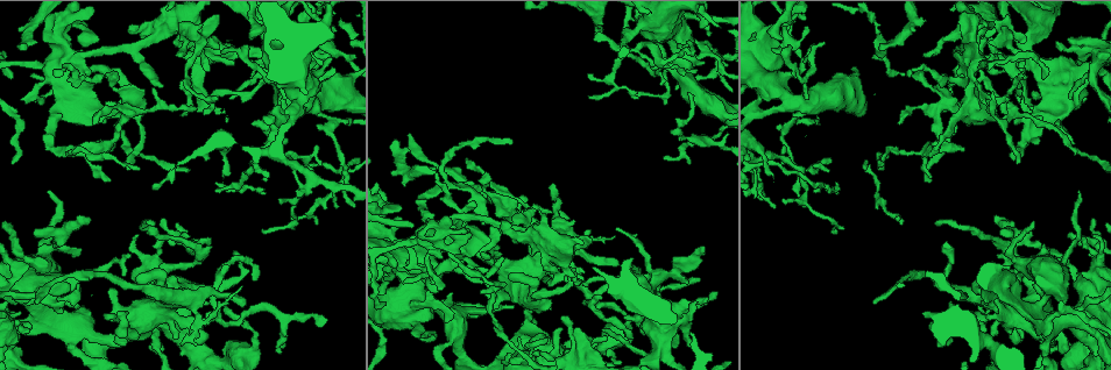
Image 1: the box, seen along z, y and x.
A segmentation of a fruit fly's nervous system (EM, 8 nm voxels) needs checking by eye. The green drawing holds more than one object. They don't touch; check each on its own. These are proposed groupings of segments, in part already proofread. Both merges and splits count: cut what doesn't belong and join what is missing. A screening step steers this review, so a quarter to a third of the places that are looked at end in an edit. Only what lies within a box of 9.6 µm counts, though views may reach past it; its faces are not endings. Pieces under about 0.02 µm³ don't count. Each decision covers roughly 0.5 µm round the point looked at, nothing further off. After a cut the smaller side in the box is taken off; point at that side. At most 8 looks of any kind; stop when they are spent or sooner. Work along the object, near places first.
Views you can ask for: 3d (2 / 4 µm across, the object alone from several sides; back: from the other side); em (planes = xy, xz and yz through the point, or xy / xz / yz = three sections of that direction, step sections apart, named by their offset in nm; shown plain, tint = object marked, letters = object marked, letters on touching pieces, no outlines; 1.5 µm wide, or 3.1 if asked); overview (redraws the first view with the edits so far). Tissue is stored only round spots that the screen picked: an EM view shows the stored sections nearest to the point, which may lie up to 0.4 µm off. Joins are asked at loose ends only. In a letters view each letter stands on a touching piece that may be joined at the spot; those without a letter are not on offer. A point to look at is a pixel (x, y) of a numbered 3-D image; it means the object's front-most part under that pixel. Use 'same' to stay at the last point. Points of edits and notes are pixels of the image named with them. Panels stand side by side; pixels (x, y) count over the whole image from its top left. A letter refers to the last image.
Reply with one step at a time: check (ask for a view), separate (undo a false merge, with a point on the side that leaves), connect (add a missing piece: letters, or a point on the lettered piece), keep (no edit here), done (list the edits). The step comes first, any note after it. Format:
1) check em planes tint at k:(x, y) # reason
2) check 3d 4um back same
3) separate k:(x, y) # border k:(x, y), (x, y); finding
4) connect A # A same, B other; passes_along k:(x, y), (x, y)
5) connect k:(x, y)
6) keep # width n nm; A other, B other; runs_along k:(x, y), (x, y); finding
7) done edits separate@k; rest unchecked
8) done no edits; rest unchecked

check em planes letters at 1:(62, 235) # sharp bend

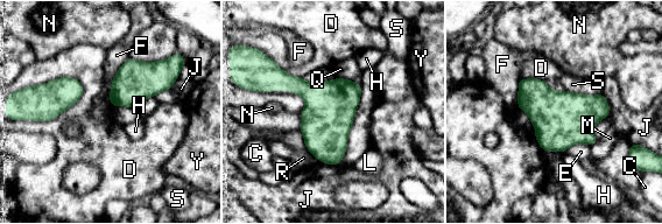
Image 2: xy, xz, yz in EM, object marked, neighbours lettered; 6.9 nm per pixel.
keep # C other, D other, E other, F other, H other, J other, L other, M other, N other, Q other, R other, S other, Y other; all the same cell

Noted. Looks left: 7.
check em planes letters at 1:(977, 318) # sharp bend

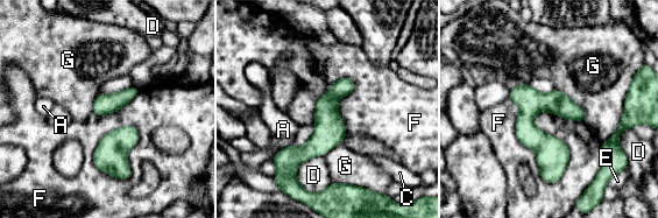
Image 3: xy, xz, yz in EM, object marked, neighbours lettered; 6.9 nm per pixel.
keep # width 140 nm; A other, C other, D other, E other, F other, G other; border 3:(509, 97), (558, 182); one cell here

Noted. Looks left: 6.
check em planes letters at 1:(574, 286) # calibre changes

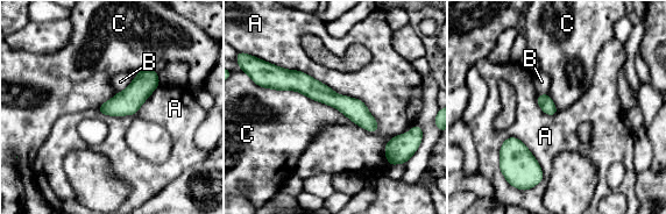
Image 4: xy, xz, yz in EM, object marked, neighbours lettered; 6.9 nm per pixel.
keep # width 100 nm; longest_contact A 850 nm; A other, B other, C other; all the same cell

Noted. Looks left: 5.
done no edits; rest unchecked

